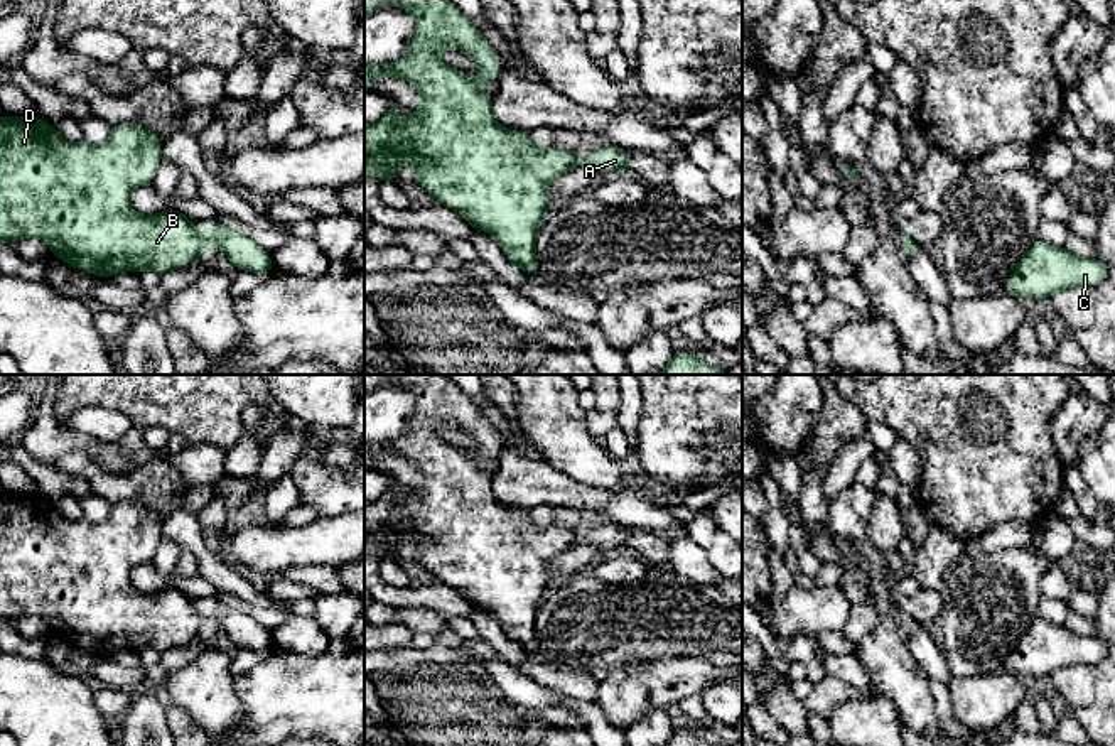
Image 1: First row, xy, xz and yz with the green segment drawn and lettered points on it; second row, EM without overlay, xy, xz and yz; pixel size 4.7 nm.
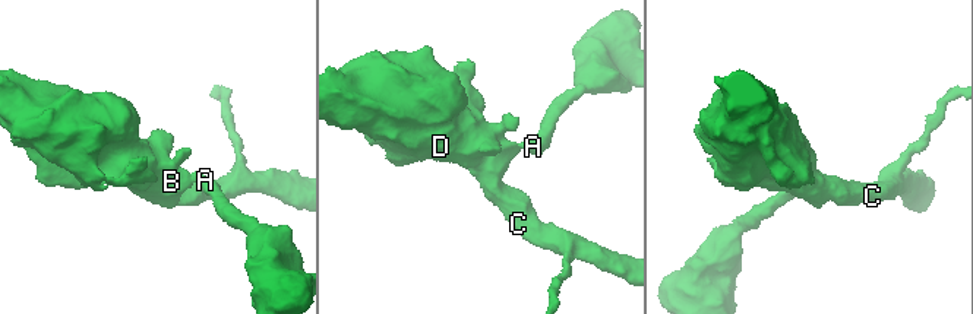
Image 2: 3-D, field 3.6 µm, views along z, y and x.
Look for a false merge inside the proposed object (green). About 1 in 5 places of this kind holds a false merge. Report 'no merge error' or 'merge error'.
merge error

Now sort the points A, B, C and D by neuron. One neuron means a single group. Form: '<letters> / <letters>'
A / B C D

